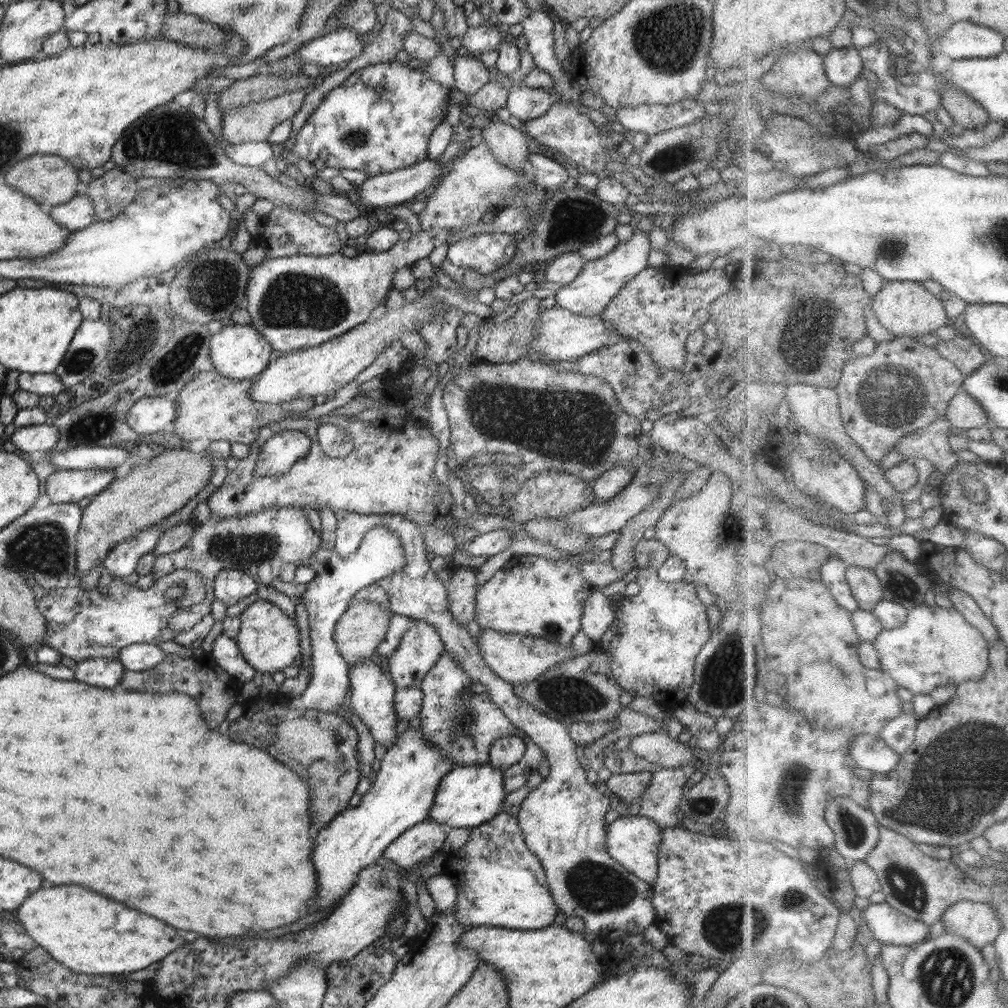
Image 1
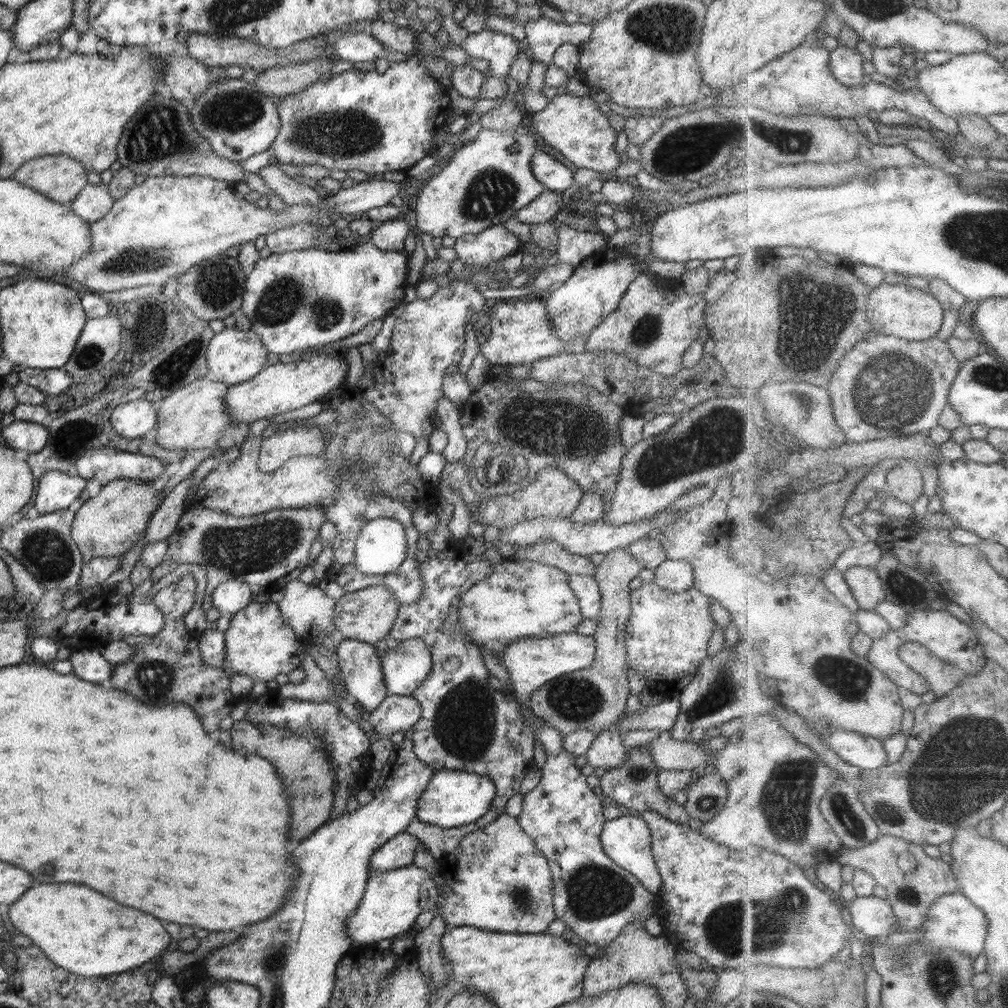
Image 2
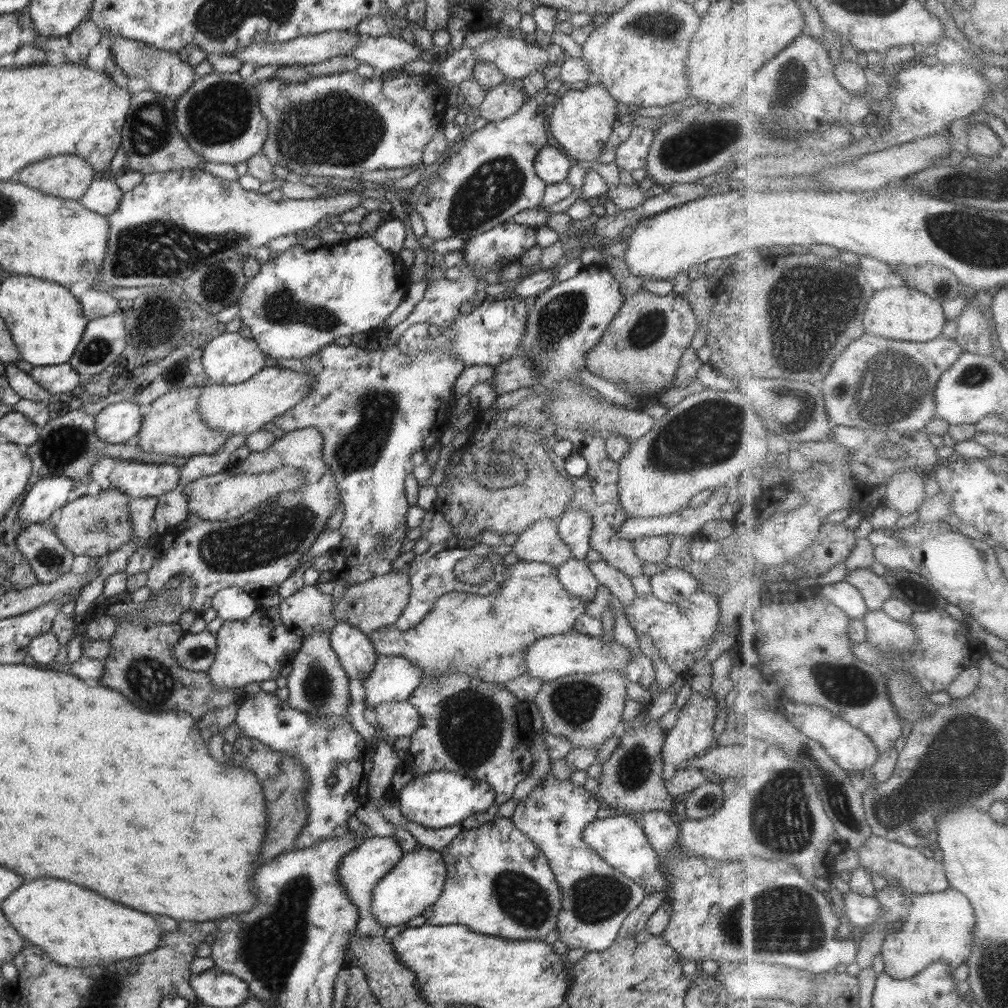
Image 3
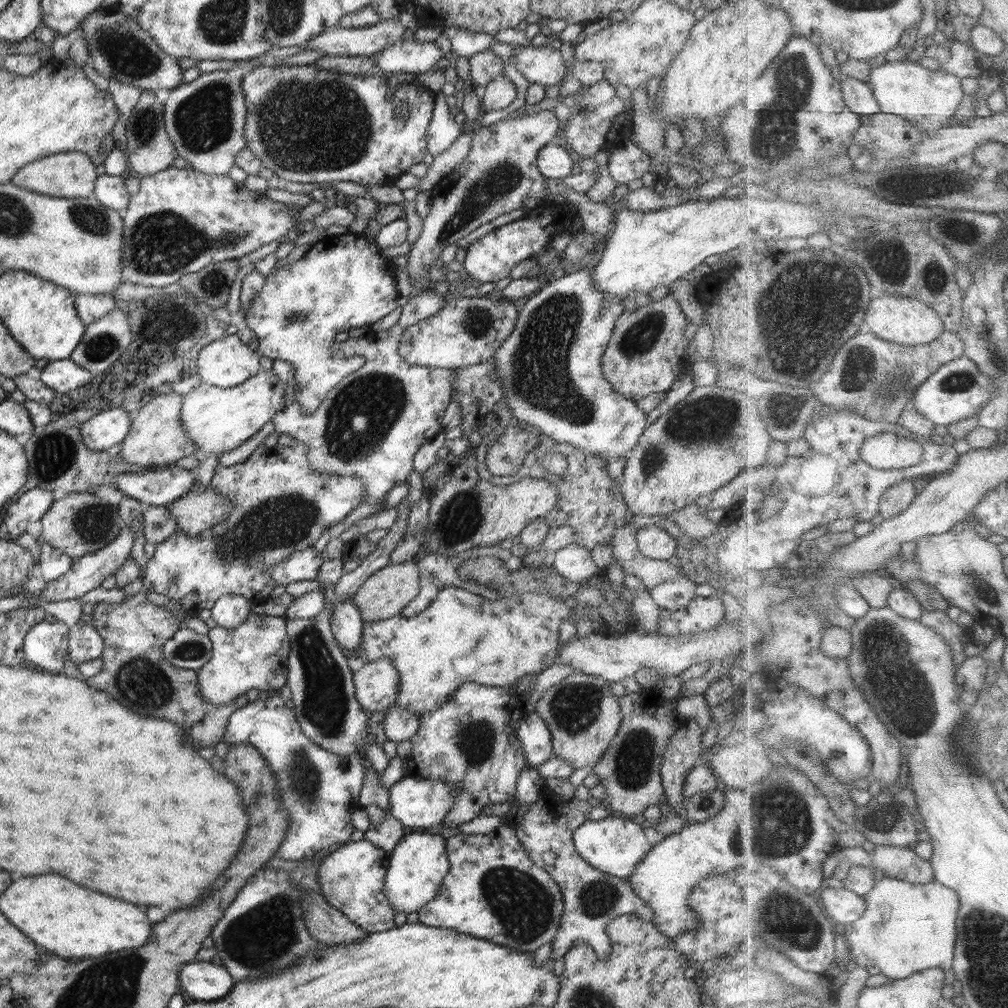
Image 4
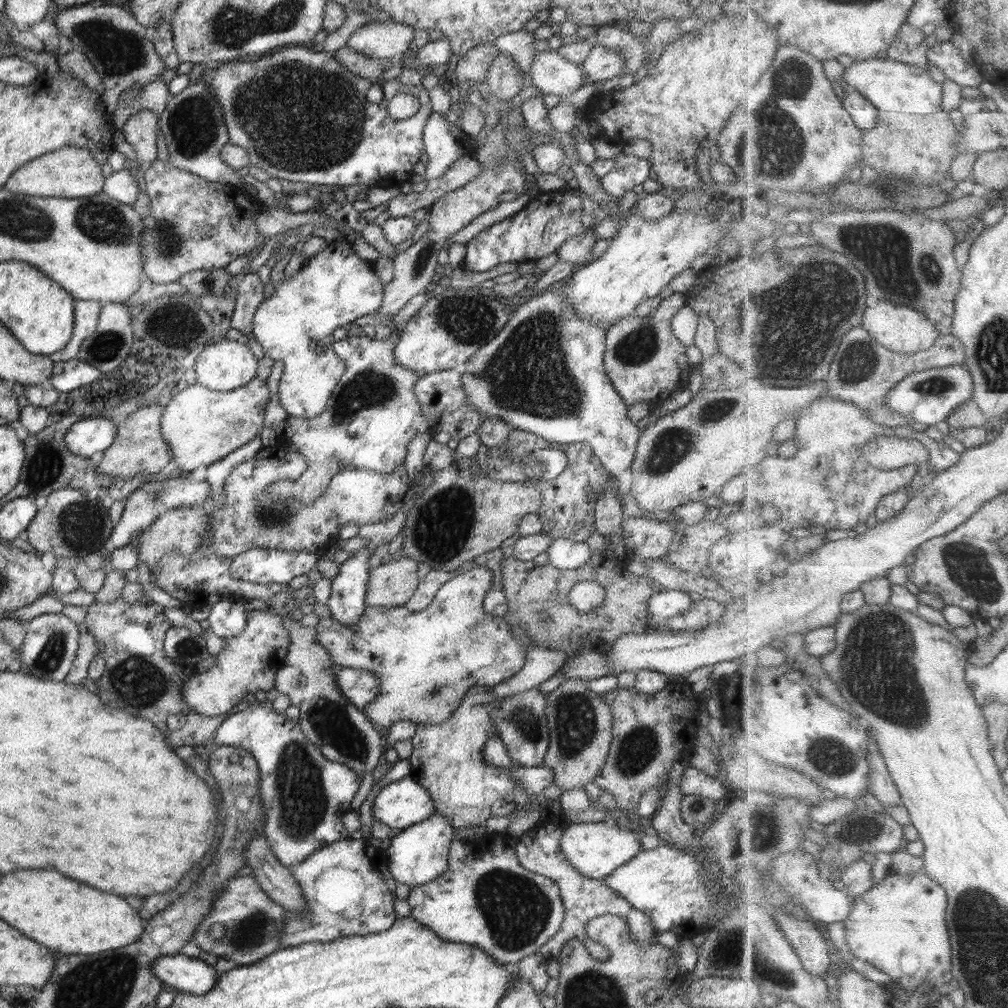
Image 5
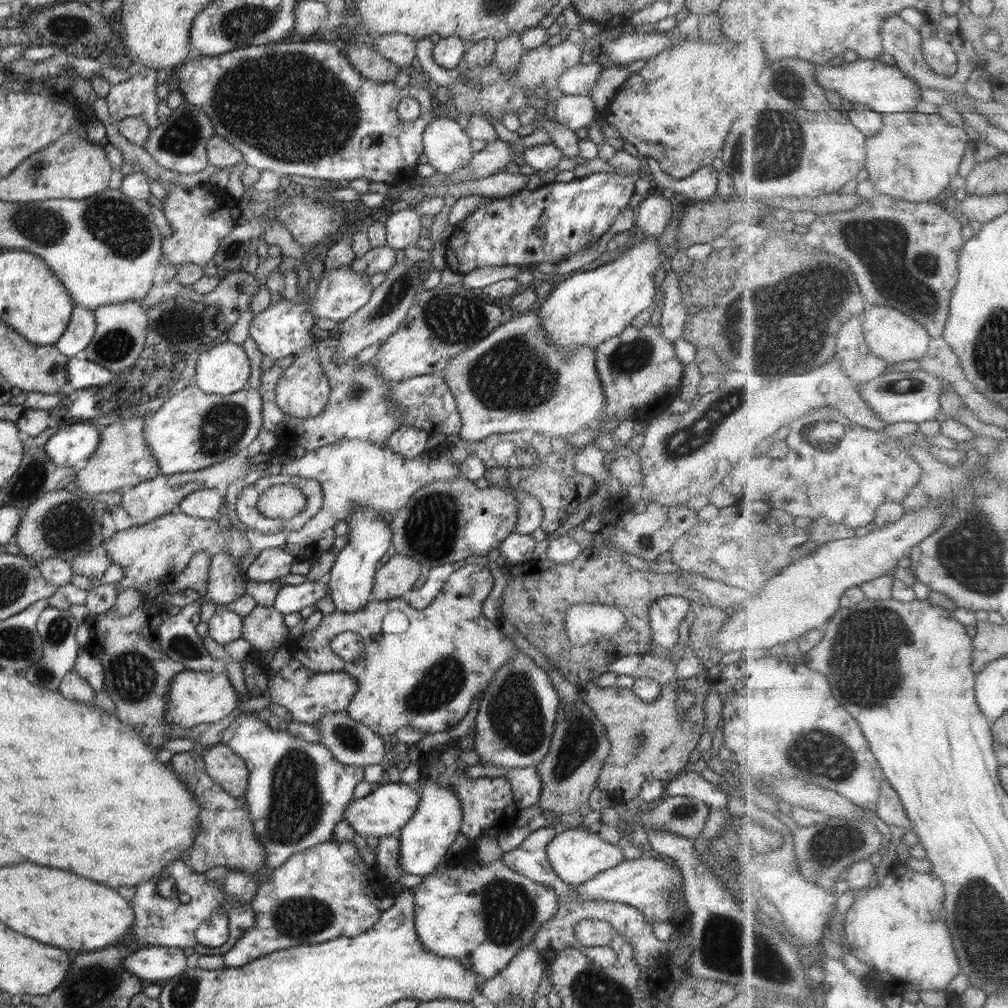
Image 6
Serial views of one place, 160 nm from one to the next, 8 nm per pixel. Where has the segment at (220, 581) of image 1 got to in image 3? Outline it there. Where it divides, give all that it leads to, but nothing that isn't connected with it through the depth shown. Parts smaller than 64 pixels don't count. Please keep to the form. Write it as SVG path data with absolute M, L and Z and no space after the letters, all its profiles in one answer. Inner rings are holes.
M235 586L219 590L213 596L211 606L216 610L218 618L225 621L250 618L259 608L253 596Z

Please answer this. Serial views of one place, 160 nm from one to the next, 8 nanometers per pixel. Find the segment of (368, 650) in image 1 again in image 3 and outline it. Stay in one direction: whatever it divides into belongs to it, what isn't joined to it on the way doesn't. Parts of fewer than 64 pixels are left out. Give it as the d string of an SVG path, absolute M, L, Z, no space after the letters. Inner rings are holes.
M406 570L392 571L366 582L353 584L334 607L334 616L338 621L346 621L357 626L364 634L373 630L394 625L409 601L411 586Z

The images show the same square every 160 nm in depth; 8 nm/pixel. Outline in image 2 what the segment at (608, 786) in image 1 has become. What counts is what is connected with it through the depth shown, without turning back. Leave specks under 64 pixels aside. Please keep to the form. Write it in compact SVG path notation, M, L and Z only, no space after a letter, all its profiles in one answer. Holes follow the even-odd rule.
M646 745L628 748L627 759L616 768L608 769L601 777L598 787L602 797L608 796L615 800L619 807L638 811L656 811L664 815L668 820L688 825L687 821L691 817L688 811L680 804L676 803L673 797L667 797L661 790L657 781L659 768L652 760L649 748Z

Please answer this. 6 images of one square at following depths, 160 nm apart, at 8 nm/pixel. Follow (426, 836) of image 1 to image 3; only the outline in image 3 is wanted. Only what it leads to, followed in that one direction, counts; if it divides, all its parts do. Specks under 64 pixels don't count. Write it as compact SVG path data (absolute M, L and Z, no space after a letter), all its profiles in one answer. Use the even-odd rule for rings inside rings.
M371 836L365 838L358 846L355 846L350 854L344 855L344 860L340 862L338 879L340 879L340 883L342 883L342 887L344 887L346 895L350 897L352 904L357 906L358 926L356 926L356 932L358 934L365 937L384 937L386 933L384 926L370 912L372 891L374 891L374 887L378 885L378 882L385 874L388 874L402 860L402 855L404 855L402 847L395 838L390 836Z

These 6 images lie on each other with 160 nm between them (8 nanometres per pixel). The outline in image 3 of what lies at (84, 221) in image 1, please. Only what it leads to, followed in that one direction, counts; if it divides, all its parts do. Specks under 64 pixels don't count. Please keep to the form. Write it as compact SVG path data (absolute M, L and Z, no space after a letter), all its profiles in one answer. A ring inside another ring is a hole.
M103 177L101 180L94 180L80 202L96 214L105 217L112 214L118 208L123 197L123 192L116 185L114 179Z

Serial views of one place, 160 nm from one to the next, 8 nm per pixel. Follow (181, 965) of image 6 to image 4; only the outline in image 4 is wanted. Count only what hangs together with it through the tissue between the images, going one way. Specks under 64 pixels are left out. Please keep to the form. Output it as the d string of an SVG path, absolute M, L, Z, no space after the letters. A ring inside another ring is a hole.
M194 961L178 971L180 989L194 1001L216 1002L236 984L224 965L212 961Z

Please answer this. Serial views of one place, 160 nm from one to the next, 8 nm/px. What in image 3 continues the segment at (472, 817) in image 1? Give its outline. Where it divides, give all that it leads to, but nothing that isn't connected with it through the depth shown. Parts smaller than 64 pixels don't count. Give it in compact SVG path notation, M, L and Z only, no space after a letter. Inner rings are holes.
M438 770L418 775L397 792L395 801L408 820L426 828L446 828L461 824L470 814L484 812L495 801L495 793L485 781L466 778L461 774Z

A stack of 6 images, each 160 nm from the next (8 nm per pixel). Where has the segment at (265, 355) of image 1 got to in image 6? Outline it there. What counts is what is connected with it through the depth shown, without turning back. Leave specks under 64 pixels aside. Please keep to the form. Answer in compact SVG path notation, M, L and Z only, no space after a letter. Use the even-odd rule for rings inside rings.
M226 341L198 358L196 386L206 394L226 396L249 384L251 362L242 346Z

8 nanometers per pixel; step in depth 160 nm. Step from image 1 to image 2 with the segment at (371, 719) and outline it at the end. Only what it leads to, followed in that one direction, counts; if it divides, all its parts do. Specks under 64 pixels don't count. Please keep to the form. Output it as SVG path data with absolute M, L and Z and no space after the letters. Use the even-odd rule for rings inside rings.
M344 638L335 648L336 660L341 678L348 689L348 697L361 705L362 713L371 713L388 696L381 660L374 648L373 644Z

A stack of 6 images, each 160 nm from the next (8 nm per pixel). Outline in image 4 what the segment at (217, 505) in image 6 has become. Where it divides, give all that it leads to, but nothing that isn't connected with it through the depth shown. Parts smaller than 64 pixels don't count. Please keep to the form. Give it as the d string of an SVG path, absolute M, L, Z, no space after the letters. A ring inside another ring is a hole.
M175 465L165 468L135 469L114 476L118 490L146 506L162 506L188 494L197 482L196 473Z

